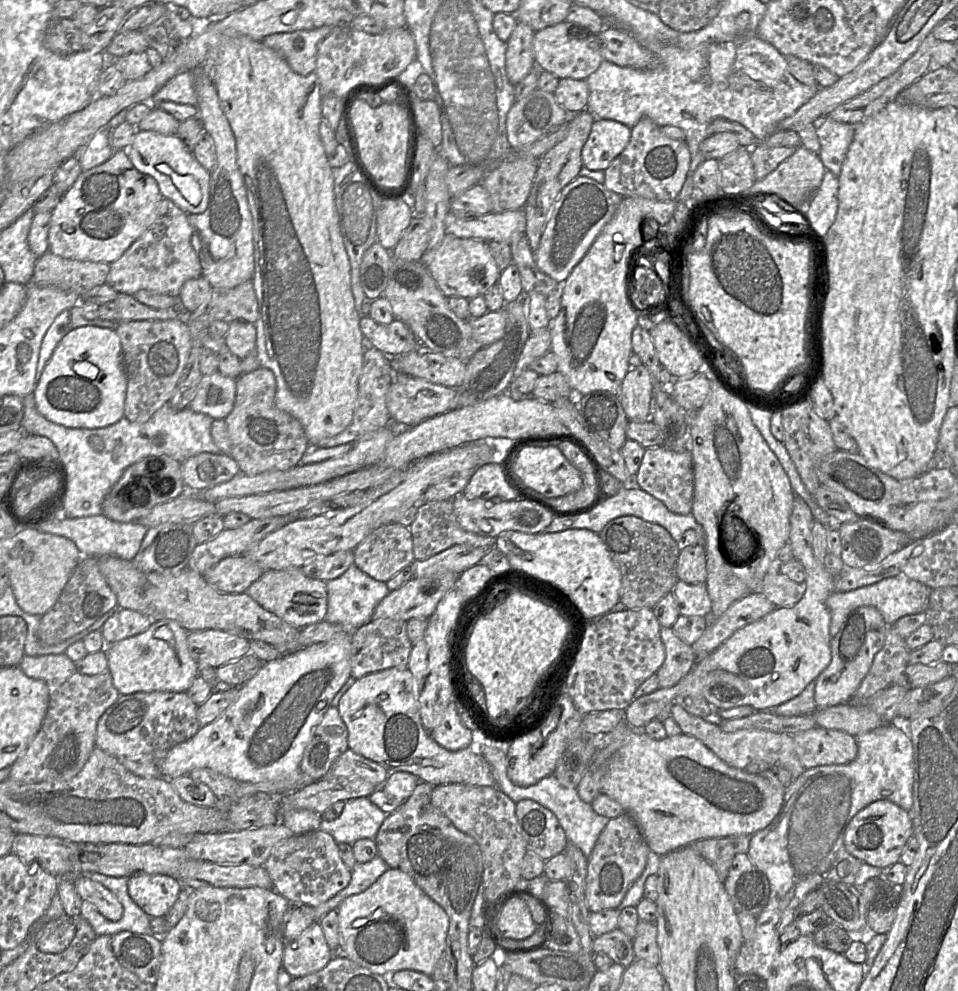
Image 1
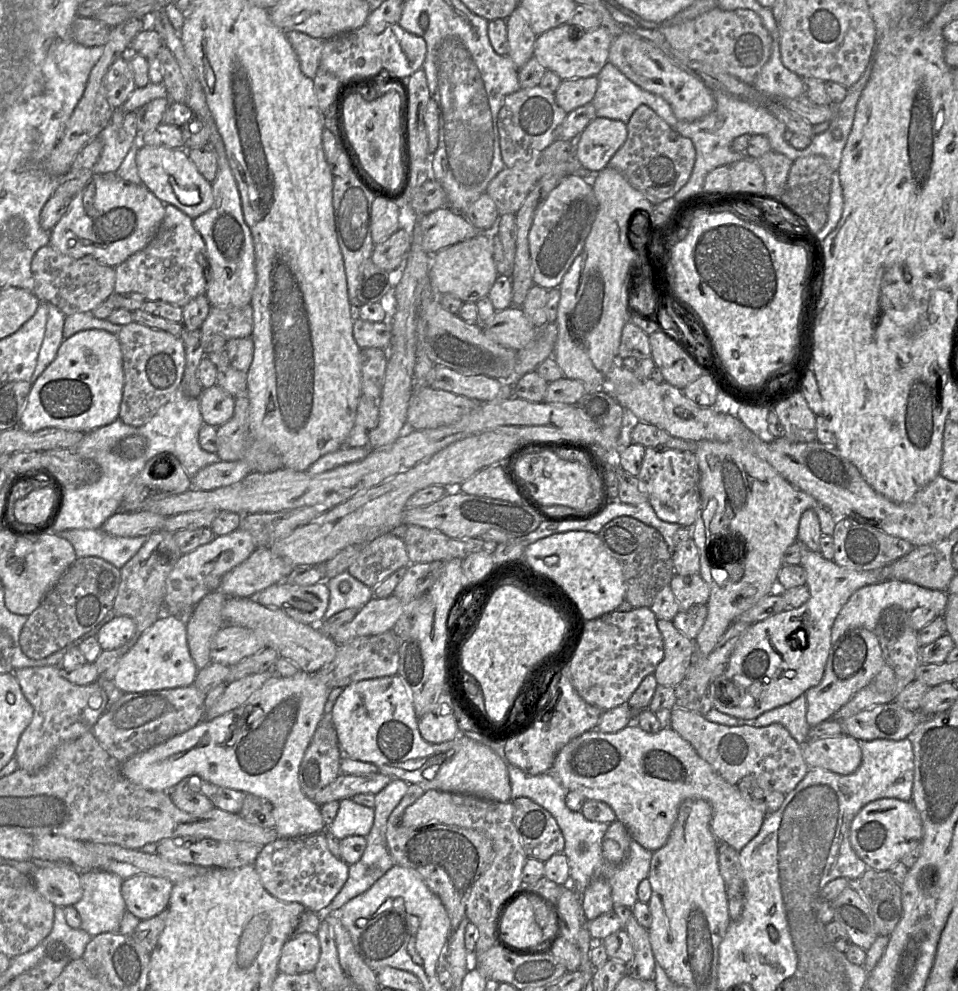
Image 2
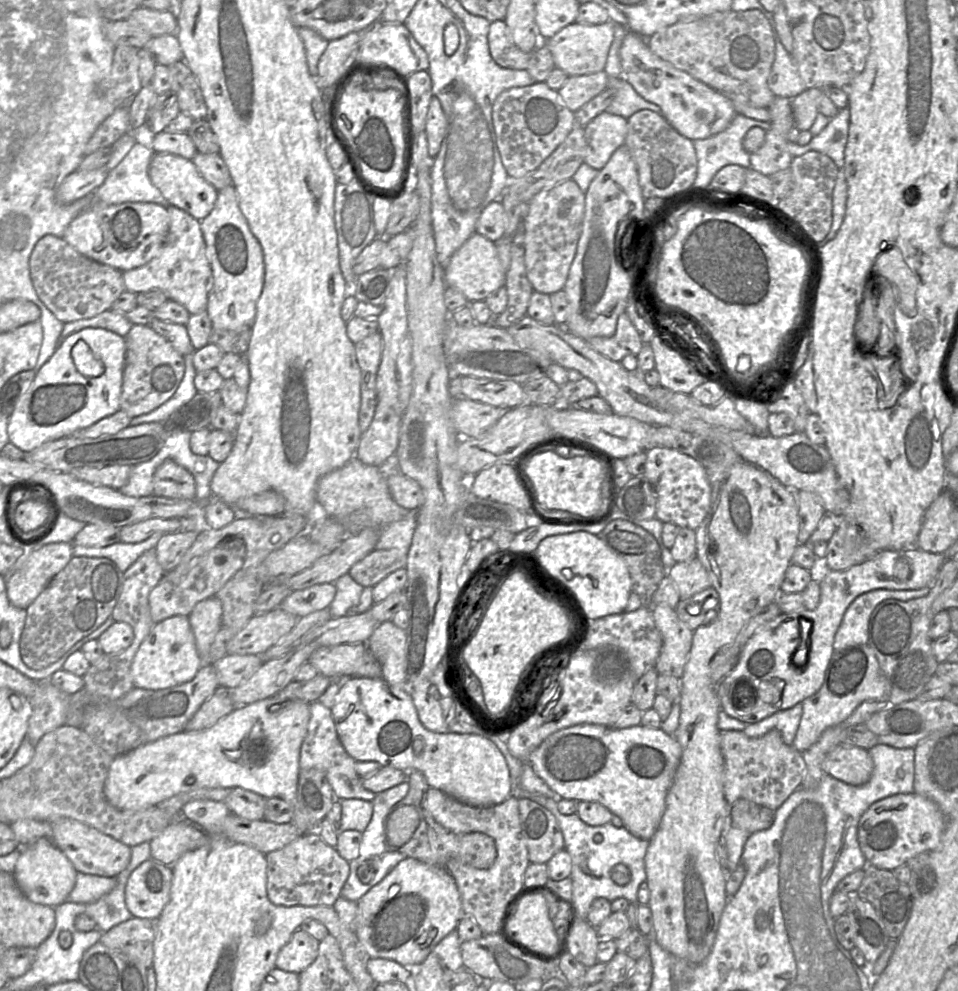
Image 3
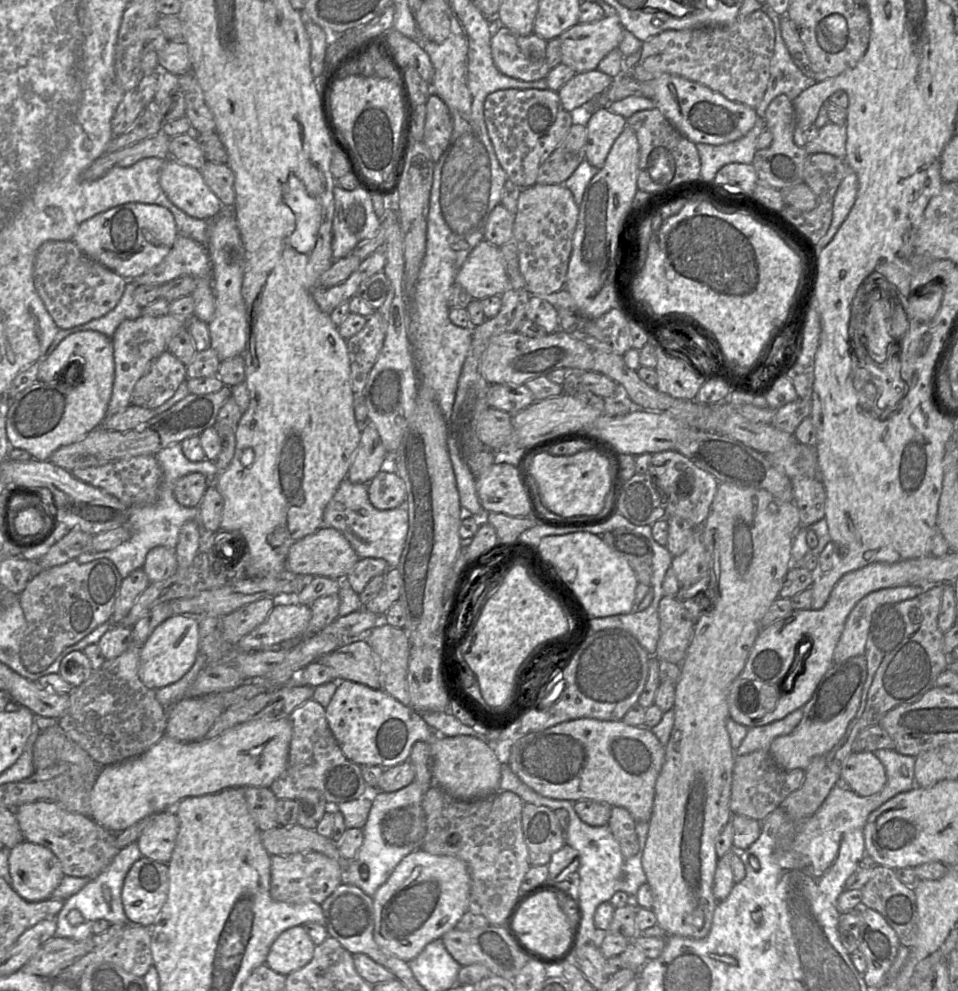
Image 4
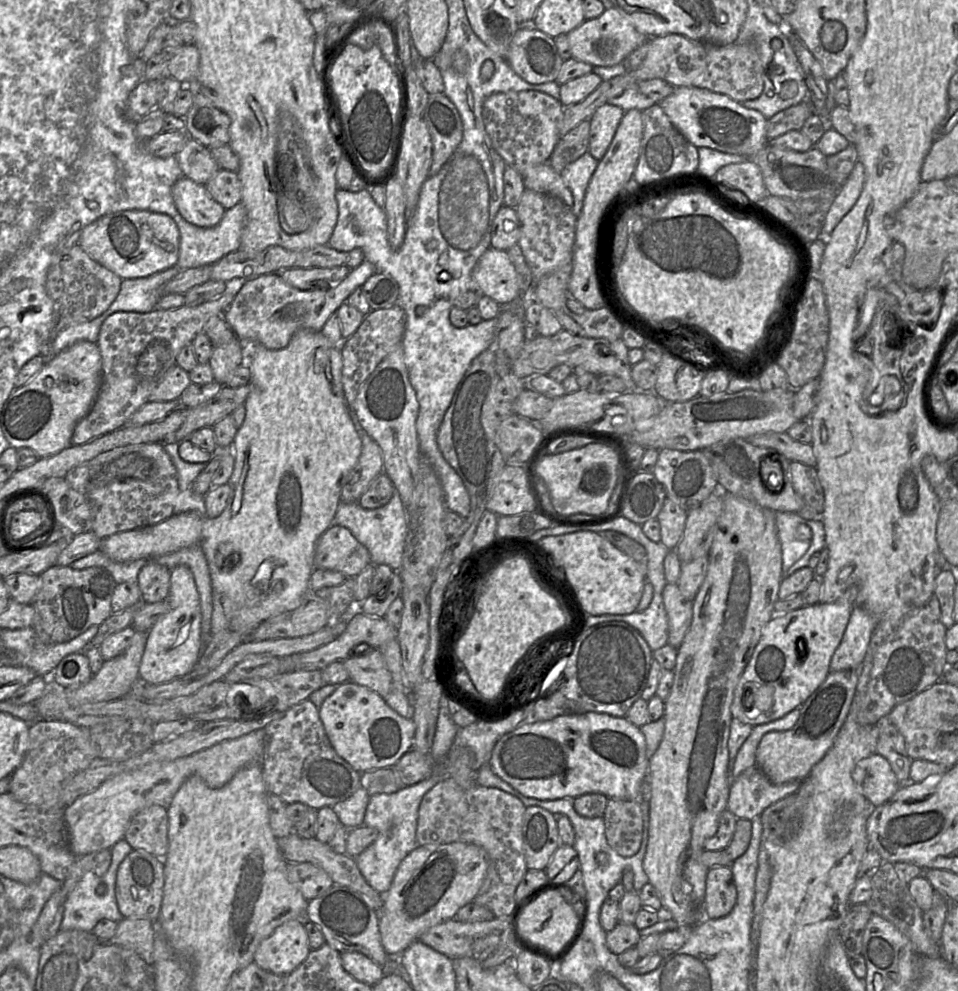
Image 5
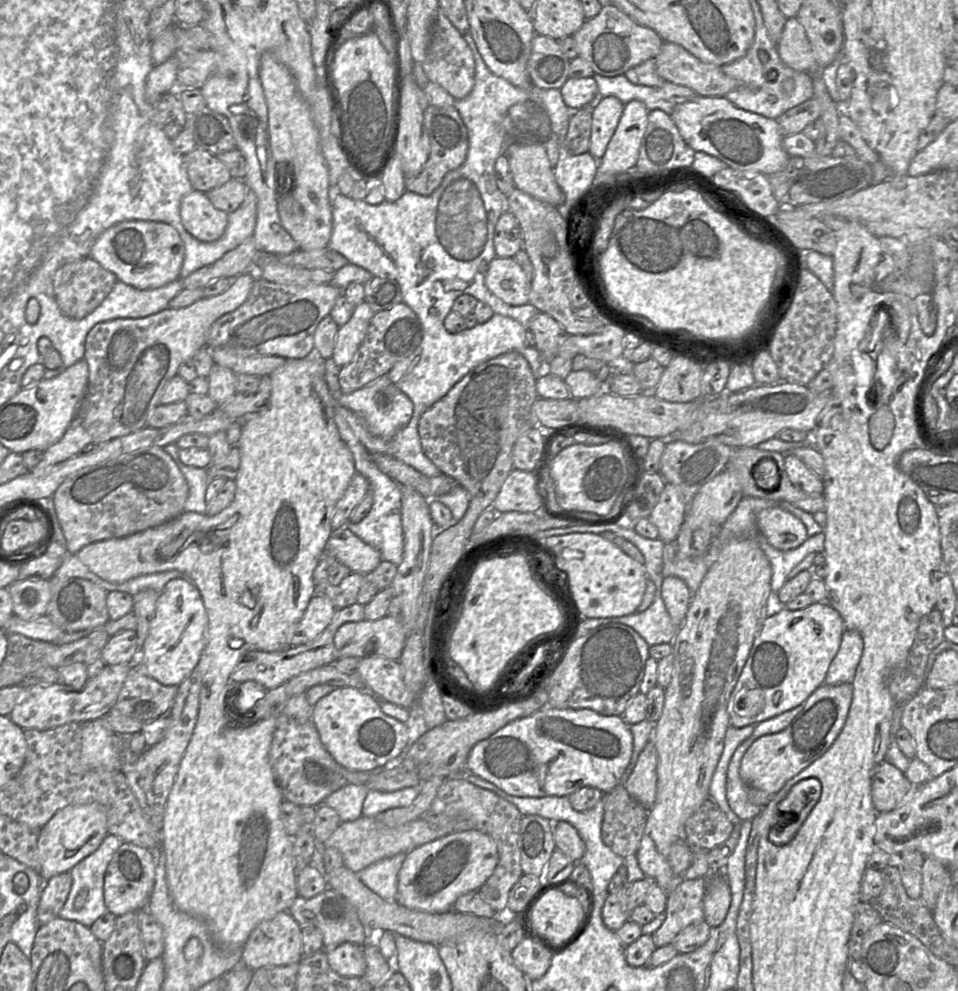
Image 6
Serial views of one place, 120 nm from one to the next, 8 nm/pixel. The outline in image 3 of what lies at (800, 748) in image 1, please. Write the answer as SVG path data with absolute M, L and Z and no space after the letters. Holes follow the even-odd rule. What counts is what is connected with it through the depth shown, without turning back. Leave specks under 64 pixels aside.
M840 745L833 749L822 763L824 774L853 786L867 783L874 769L867 749Z

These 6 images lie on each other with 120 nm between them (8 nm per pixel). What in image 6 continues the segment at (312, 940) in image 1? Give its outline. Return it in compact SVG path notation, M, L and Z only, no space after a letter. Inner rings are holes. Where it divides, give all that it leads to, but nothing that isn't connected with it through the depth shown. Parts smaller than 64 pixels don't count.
M280 912L274 918L261 922L250 934L242 947L242 962L251 970L263 967L286 966L299 963L304 957L302 926L288 912Z

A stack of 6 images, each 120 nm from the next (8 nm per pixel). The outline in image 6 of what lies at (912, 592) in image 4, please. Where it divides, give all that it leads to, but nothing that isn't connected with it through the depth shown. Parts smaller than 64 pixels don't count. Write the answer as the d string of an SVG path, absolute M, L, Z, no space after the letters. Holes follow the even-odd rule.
M845 629L839 649L832 660L824 683L834 686L852 683L863 652L863 639L856 630Z

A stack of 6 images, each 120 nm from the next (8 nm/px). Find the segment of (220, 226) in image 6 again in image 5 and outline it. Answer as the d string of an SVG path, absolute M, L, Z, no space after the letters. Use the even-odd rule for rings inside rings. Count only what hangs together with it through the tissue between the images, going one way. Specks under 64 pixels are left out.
M185 176L172 186L172 196L182 217L199 227L214 227L221 221L226 210L208 194L204 185Z

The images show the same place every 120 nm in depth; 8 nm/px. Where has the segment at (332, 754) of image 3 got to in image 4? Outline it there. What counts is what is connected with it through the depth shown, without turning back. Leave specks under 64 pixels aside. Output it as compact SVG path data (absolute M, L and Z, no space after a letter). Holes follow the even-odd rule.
M309 699L294 709L289 719L293 733L287 765L269 787L277 799L296 800L304 790L315 789L323 795L329 806L336 806L371 792L361 775L361 766L347 759L339 747L329 729L323 706Z

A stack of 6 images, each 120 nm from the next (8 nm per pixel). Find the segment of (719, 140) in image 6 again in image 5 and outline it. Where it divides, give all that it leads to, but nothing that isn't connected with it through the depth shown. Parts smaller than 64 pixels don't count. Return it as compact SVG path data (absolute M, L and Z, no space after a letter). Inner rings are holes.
M675 87L673 93L659 104L674 127L696 148L707 147L752 159L768 143L766 137L767 119L760 112L747 109L726 95L702 88Z

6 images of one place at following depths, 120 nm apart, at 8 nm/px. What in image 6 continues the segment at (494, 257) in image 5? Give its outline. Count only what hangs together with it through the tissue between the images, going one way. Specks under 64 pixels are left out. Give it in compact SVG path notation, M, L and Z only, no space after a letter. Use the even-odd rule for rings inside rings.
M496 256L487 267L485 285L491 293L511 306L529 303L531 280L513 258Z

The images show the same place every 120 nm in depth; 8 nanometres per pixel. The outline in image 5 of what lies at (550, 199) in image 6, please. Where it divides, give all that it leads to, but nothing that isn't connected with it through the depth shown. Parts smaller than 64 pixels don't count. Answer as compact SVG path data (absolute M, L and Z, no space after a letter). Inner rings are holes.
M542 163L523 173L525 189L538 193L549 194L560 199L566 206L573 206L573 197L564 184L560 173L557 173L549 163Z

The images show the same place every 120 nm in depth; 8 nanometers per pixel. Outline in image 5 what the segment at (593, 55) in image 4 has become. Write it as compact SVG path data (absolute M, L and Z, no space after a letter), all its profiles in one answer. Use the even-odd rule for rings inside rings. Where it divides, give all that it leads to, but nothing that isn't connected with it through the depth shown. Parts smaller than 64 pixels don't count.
M615 7L605 10L598 18L585 20L567 34L571 56L591 66L610 67L622 63L648 37L639 33L628 19Z

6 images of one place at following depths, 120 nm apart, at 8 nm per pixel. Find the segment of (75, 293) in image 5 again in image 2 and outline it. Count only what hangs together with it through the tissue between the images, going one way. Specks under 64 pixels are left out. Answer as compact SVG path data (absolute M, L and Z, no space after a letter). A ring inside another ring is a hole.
M50 244L39 248L31 262L34 279L34 294L42 302L59 308L66 316L92 312L113 292L115 269L99 263L90 256L73 258L58 252Z

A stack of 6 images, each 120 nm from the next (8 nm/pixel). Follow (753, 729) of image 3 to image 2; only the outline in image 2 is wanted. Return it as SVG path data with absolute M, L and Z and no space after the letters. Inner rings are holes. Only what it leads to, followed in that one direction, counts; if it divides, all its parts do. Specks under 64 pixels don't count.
M804 693L794 701L764 712L754 721L747 721L745 724L755 727L780 724L790 733L793 739L801 745L807 741L810 729L806 722L806 712L807 699Z

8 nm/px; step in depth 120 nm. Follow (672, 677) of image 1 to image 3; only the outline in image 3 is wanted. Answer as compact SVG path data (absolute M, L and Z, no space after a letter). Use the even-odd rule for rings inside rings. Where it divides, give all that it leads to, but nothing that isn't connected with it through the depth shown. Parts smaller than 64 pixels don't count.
M655 605L652 612L662 637L662 648L655 669L658 675L681 679L692 647L694 632L678 618L675 609L667 605Z

